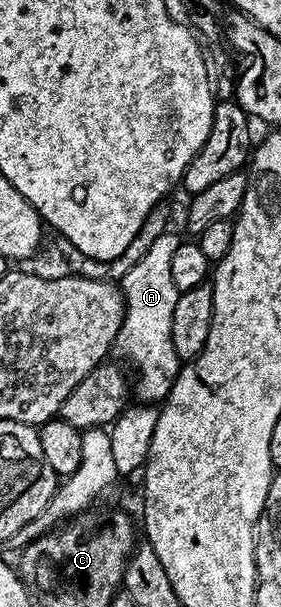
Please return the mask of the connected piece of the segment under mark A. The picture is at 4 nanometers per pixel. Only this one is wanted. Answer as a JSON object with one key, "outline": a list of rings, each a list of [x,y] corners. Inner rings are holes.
{"outline":[[[173,231],[161,234],[147,255],[119,281],[125,301],[125,317],[115,347],[135,365],[137,381],[133,383],[133,393],[134,396],[136,393],[136,400],[142,404],[157,405],[164,402],[181,368],[181,360],[171,340],[171,317],[180,295],[172,280],[171,260],[180,242],[180,236],[173,234]]]}

